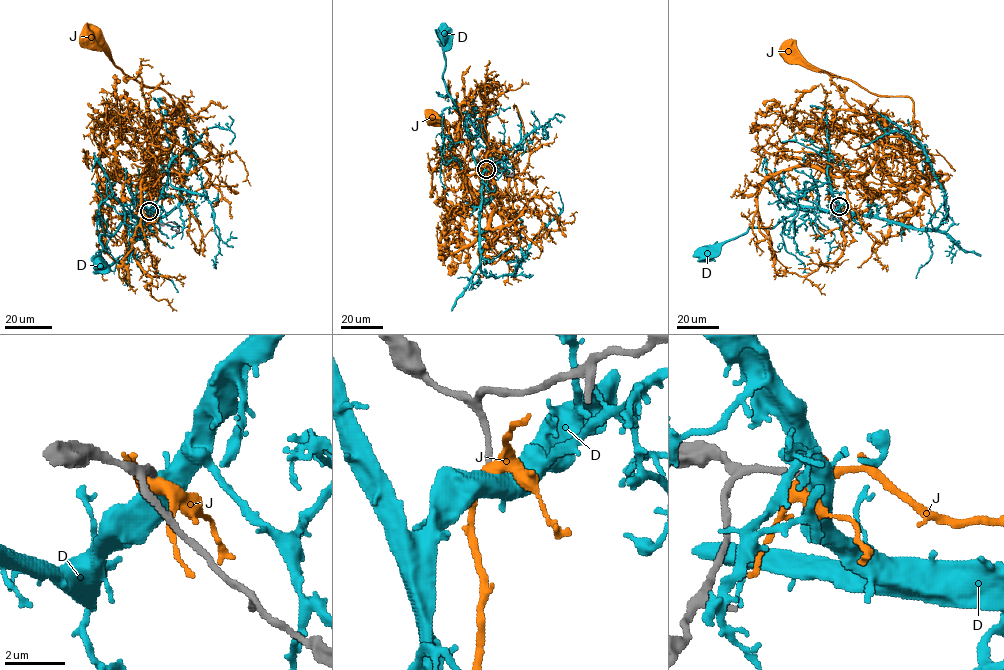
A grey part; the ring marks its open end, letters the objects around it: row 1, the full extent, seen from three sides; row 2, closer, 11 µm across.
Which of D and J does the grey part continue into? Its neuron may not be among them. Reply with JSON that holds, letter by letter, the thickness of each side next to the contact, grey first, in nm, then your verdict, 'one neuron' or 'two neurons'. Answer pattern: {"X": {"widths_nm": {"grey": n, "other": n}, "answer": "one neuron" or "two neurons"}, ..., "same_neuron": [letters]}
{"D": {"widths_nm": {"grey": 200, "other": 440}, "answer": "one neuron"}, "J": {"widths_nm": {"grey": 200, "other": 420}, "answer": "two neurons"}, "same_neuron": ["D"]}

